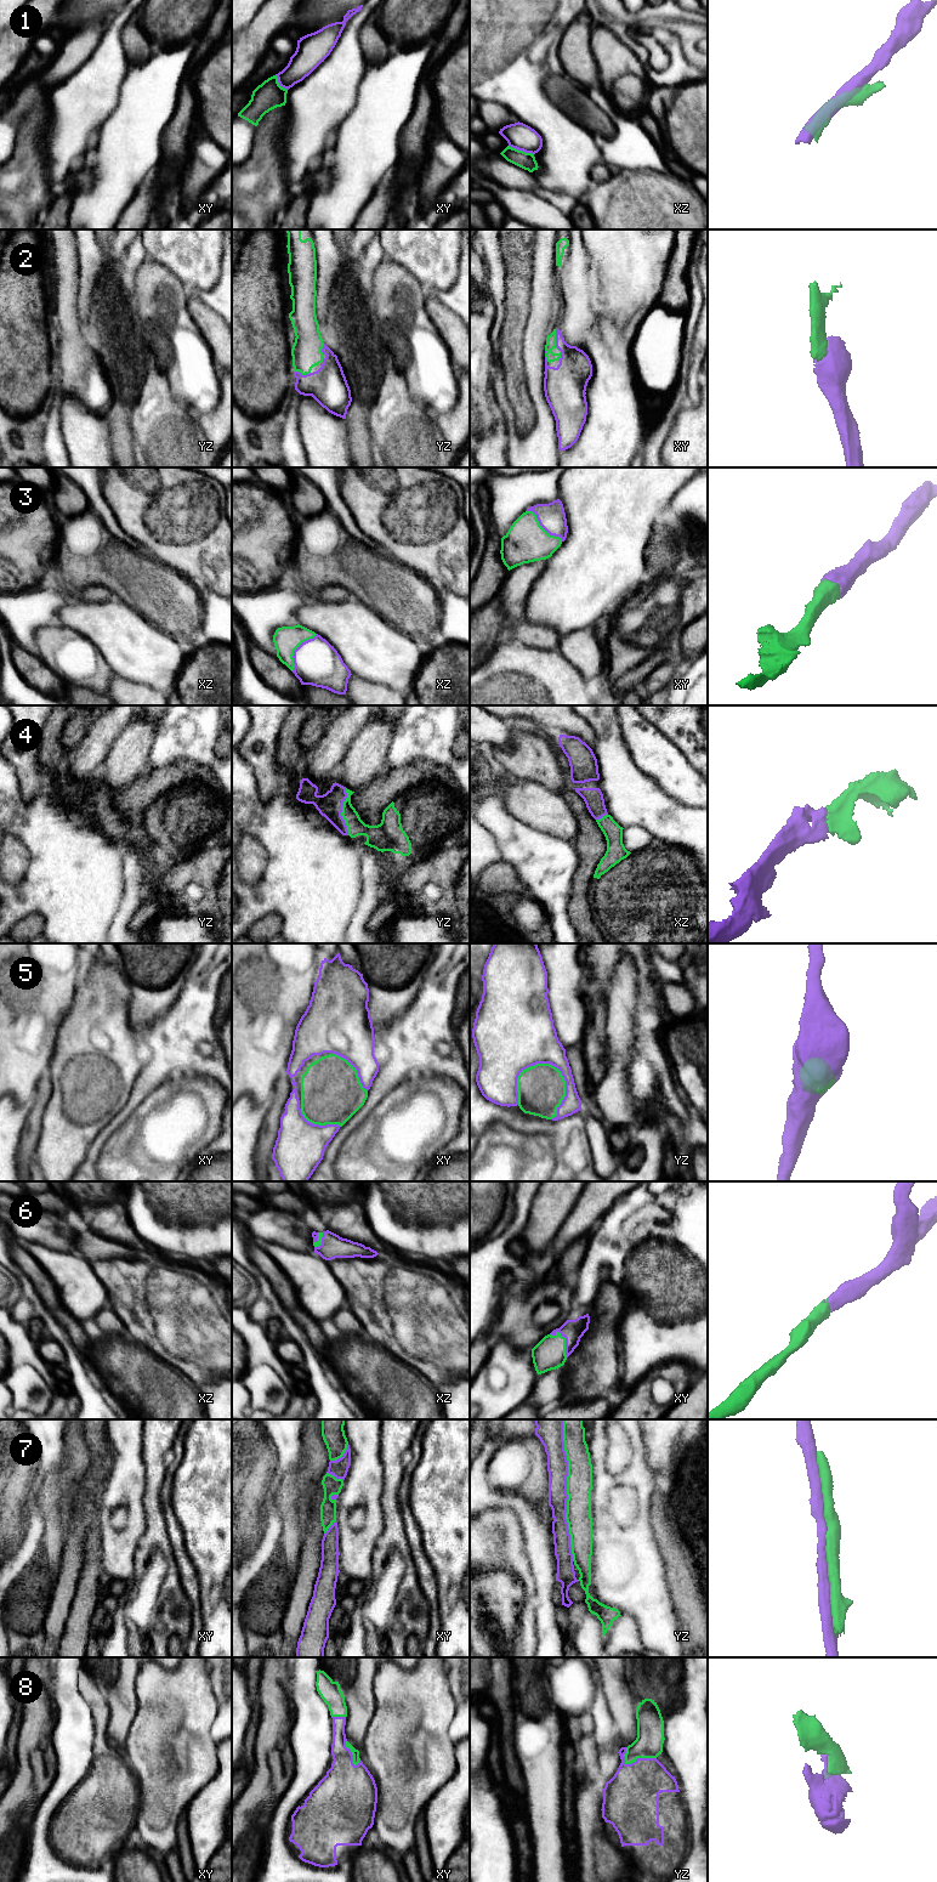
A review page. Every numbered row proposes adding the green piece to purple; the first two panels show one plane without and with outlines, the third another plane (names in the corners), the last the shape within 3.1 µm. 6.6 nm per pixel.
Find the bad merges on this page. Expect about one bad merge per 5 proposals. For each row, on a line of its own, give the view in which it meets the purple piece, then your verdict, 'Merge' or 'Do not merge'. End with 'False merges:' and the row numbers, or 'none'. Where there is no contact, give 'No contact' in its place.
1: Touches purple in xz. Do not merge
2: Touches purple in xy. Merge
3: Touches purple in xz. Merge
4: Touches purple in yz. Merge
5: Touches purple in yz. Merge
6: Touches purple in xy. Merge
7: Touches purple in yz. Do not merge
8: Touches purple in yz. Merge
False merges: 1, 7

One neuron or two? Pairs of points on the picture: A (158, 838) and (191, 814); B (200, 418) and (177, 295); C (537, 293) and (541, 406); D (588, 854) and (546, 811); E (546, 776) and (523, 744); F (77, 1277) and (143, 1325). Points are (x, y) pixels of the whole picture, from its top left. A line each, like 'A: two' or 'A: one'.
A: one
B: two
C: one
D: two
E: one
F: two

